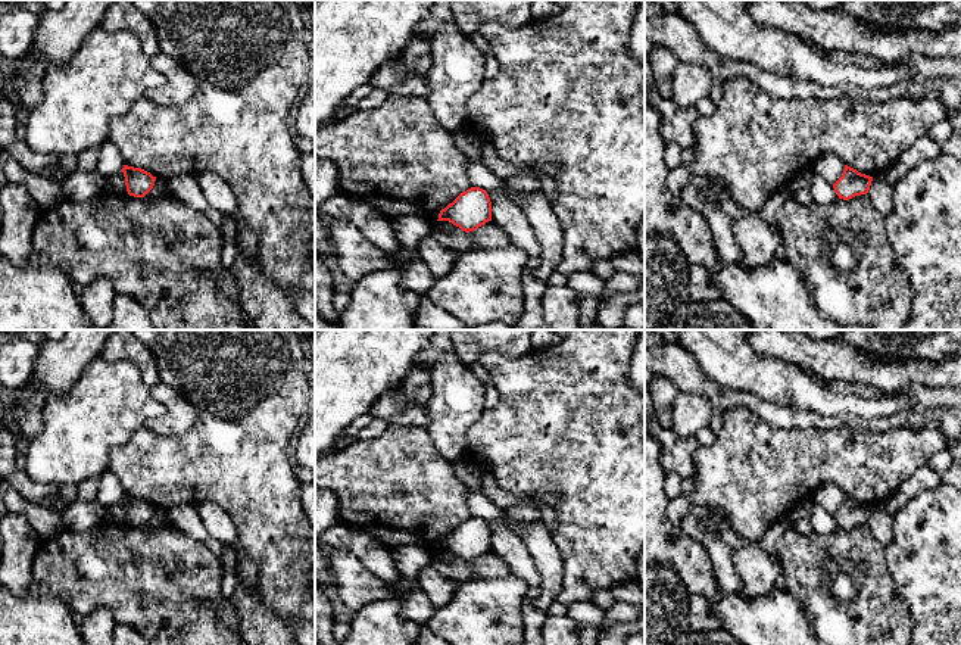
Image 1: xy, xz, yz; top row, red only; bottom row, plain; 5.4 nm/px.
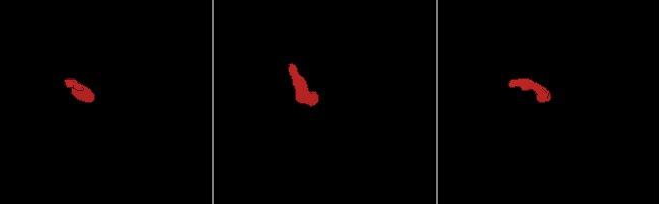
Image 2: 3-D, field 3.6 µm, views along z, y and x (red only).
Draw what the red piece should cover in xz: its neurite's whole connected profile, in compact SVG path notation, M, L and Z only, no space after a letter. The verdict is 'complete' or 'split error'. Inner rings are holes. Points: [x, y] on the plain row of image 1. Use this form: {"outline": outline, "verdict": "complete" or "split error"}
{"outline": "M471 517L440 540L437 551L449 551L469 563L492 551L492 532L486 520Z", "verdict": "complete"}

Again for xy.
{"outline": "M124 495L121 501L130 526L144 527L155 515L156 507L141 498Z", "verdict": "complete"}

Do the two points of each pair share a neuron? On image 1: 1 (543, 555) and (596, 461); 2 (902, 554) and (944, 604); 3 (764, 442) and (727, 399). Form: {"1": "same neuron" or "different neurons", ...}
{"1": "different neurons", "2": "same neuron", "3": "different neurons"}

